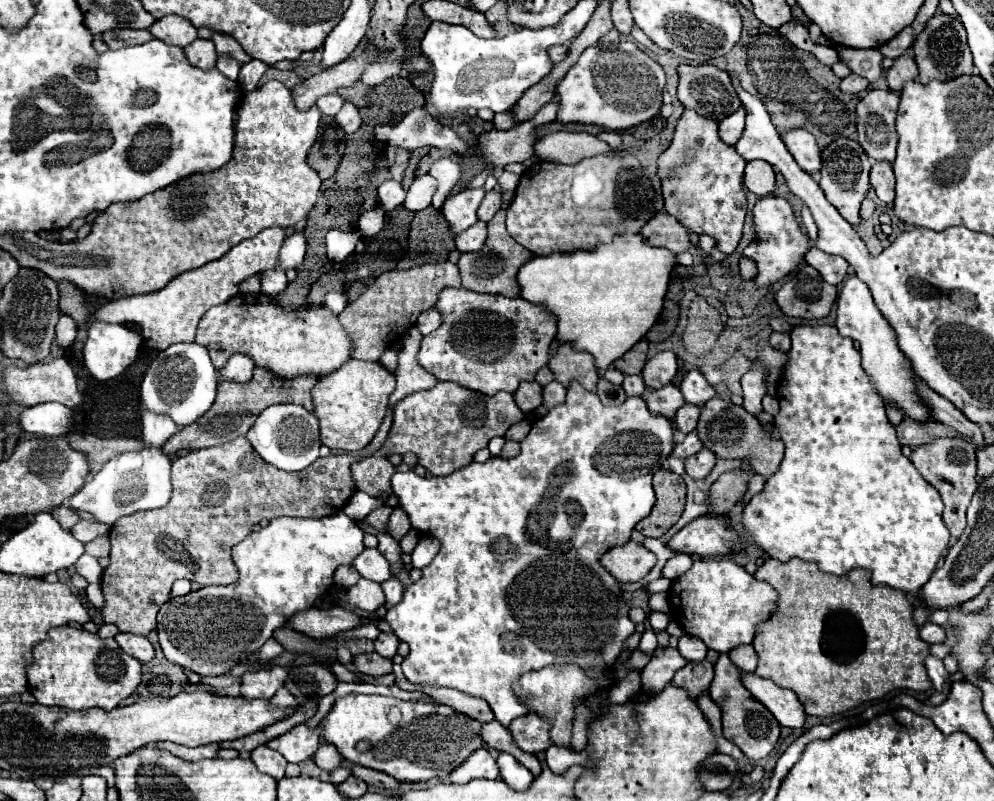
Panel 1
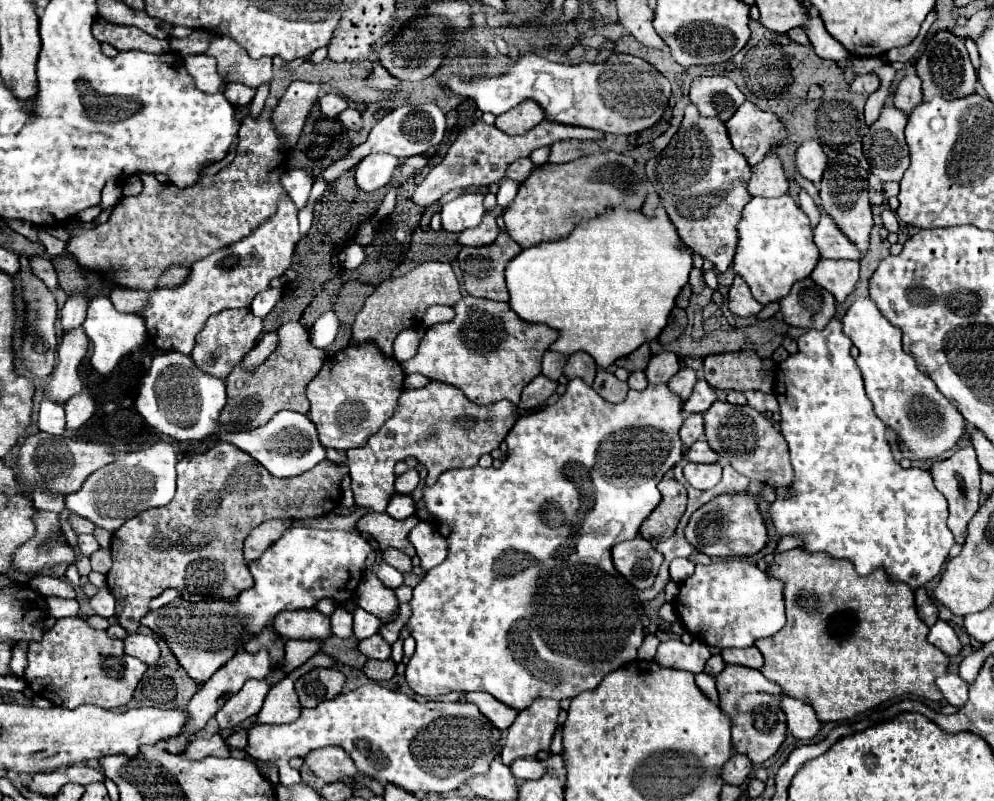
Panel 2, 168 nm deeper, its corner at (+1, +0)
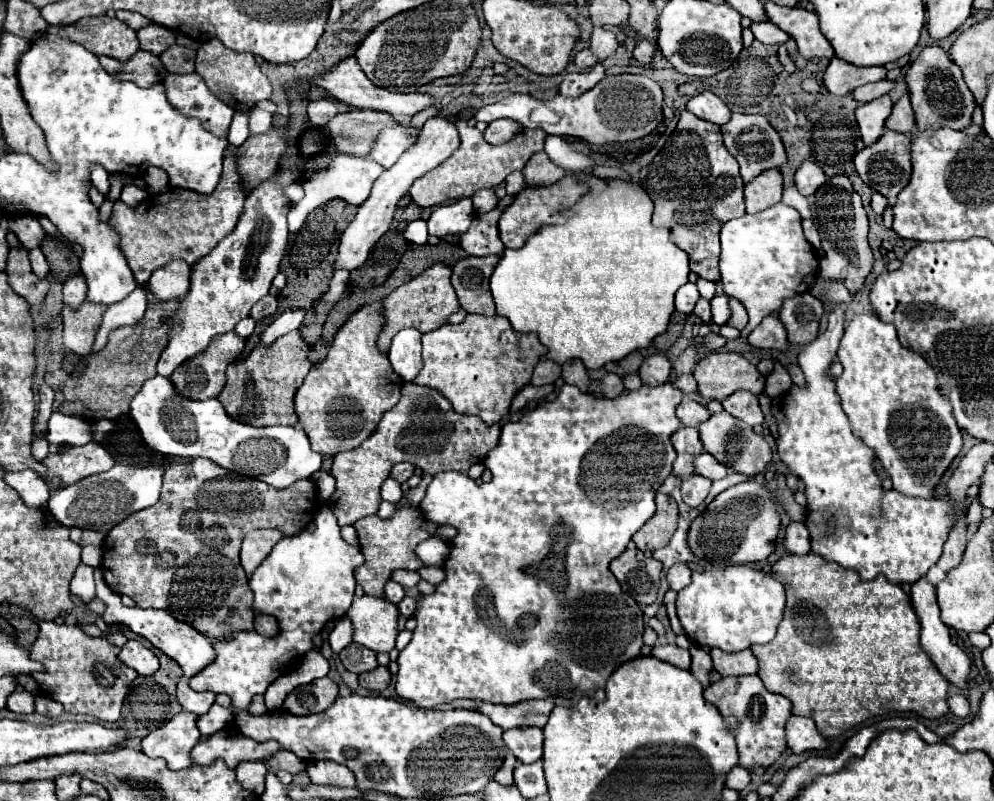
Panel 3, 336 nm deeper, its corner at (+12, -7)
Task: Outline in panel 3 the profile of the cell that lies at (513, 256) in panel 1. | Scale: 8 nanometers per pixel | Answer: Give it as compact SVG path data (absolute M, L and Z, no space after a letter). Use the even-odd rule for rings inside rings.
M498 255L464 257L452 267L452 287L458 295L460 307L466 313L496 315L490 293L490 275L498 259Z

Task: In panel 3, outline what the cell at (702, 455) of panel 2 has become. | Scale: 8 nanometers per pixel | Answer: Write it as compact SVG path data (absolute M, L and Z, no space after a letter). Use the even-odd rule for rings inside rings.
M700 453L696 459L694 459L694 469L696 473L700 473L702 477L708 477L708 479L722 479L724 475L730 473L728 467L724 467L722 463L718 463L712 455L708 453Z

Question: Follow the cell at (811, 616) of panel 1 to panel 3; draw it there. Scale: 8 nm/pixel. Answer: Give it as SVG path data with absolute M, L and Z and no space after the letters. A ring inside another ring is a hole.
M784 555L782 559L778 559L774 565L772 565L772 575L784 585L786 589L786 607L784 607L784 617L778 625L778 633L776 637L766 643L766 645L752 645L752 653L756 655L758 659L758 677L762 679L764 687L772 693L778 693L786 699L790 699L792 703L792 713L794 715L802 715L802 717L810 717L816 721L816 727L820 731L820 735L824 737L836 737L840 735L842 731L874 717L874 715L884 715L884 713L890 713L890 711L912 711L912 713L918 713L922 717L928 717L928 719L936 719L936 717L942 717L946 711L948 711L948 705L946 705L946 695L948 695L948 681L946 677L930 663L930 657L922 651L920 647L920 623L918 623L918 617L912 609L912 603L908 599L908 595L904 595L902 587L900 585L894 585L894 583L888 583L888 579L884 579L884 575L878 575L874 581L862 581L854 571L844 571L840 569L836 563L828 563L824 559L820 559L820 555Z

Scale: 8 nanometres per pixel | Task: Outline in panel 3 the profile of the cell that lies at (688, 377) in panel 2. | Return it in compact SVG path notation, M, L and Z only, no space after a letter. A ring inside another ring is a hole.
M688 373L688 375L680 375L680 377L676 377L676 379L672 381L672 385L674 385L676 389L680 389L682 393L694 393L694 391L696 391L696 381L694 381L694 377L692 377L692 373Z

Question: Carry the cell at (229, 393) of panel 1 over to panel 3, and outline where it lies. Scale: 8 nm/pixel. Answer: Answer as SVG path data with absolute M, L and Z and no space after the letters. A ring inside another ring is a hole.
M292 331L276 339L270 349L258 345L242 363L232 363L226 369L226 387L218 395L218 401L224 405L226 413L234 421L252 427L296 425L298 417L294 411L294 393L312 367L308 361L308 349L310 347L302 341L300 333Z

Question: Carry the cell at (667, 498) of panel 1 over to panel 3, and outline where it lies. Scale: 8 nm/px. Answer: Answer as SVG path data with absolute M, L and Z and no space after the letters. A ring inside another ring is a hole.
M656 493L656 513L644 523L644 527L632 537L640 551L652 553L668 543L678 523L678 507L670 495Z

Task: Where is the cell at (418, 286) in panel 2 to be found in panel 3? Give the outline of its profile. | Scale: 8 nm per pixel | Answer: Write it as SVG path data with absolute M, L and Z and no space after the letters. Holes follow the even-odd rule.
M438 263L438 265L432 265L428 267L424 273L420 273L418 277L410 279L408 283L396 287L394 291L390 291L384 299L382 299L382 305L384 305L384 311L382 311L382 317L384 317L384 325L382 325L382 331L378 333L378 349L380 351L388 351L390 347L390 341L392 337L404 329L404 327L414 327L418 329L420 333L428 333L440 325L446 323L446 317L456 313L460 309L458 305L458 299L456 299L456 293L452 289L452 283L450 283L450 267Z

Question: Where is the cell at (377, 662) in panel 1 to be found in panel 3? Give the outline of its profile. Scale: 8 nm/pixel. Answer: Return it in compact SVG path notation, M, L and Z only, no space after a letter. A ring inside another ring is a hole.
M376 667L368 673L358 675L358 681L368 691L384 691L390 683L390 671L386 667Z

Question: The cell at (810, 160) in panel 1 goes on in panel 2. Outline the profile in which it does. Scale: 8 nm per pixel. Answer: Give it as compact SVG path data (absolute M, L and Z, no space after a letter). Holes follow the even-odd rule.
M807 140L799 150L797 150L797 170L803 178L811 182L819 182L823 176L823 170L827 168L827 156L821 148L819 142Z

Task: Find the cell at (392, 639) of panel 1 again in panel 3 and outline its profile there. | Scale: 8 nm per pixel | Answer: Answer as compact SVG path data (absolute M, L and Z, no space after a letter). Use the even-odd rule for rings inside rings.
M350 643L346 649L342 649L340 651L340 661L348 671L352 671L356 675L378 667L376 653L362 647L362 645L358 645L358 643Z

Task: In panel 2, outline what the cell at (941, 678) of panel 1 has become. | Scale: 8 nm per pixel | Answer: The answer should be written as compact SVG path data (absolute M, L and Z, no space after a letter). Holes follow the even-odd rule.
M945 674L937 678L937 686L943 692L945 700L957 708L961 708L967 702L969 696L969 684L961 680L957 674Z

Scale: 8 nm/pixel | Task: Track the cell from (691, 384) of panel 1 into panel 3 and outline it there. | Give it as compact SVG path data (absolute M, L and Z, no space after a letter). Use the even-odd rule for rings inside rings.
M690 399L690 401L682 401L678 407L676 407L676 415L680 419L682 425L692 425L696 427L698 423L706 421L710 417L710 413L706 411L704 405L700 405L698 401Z

